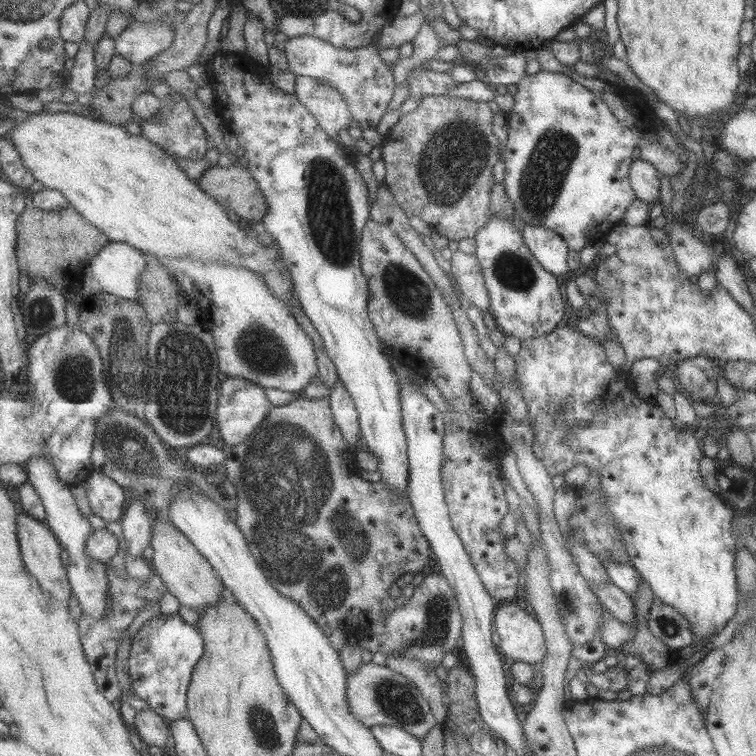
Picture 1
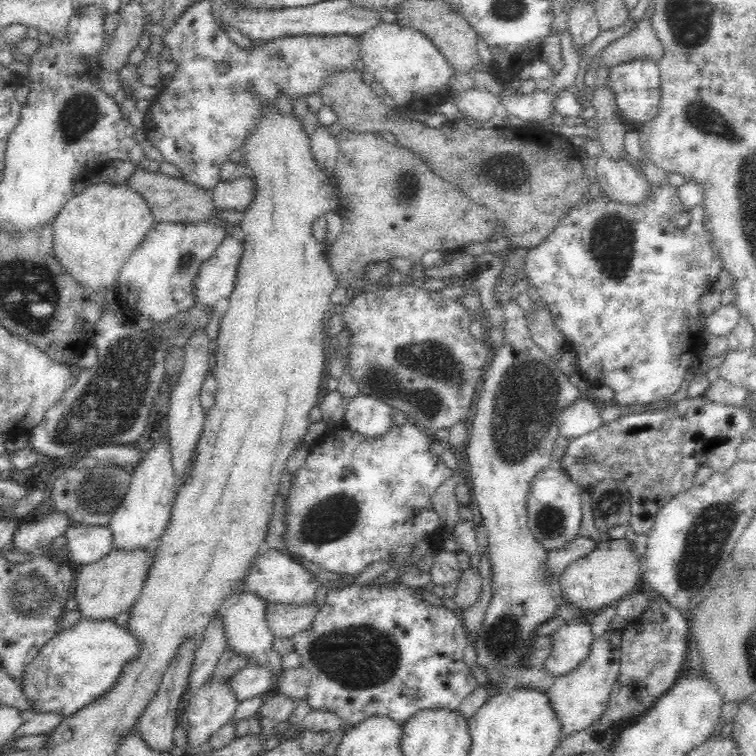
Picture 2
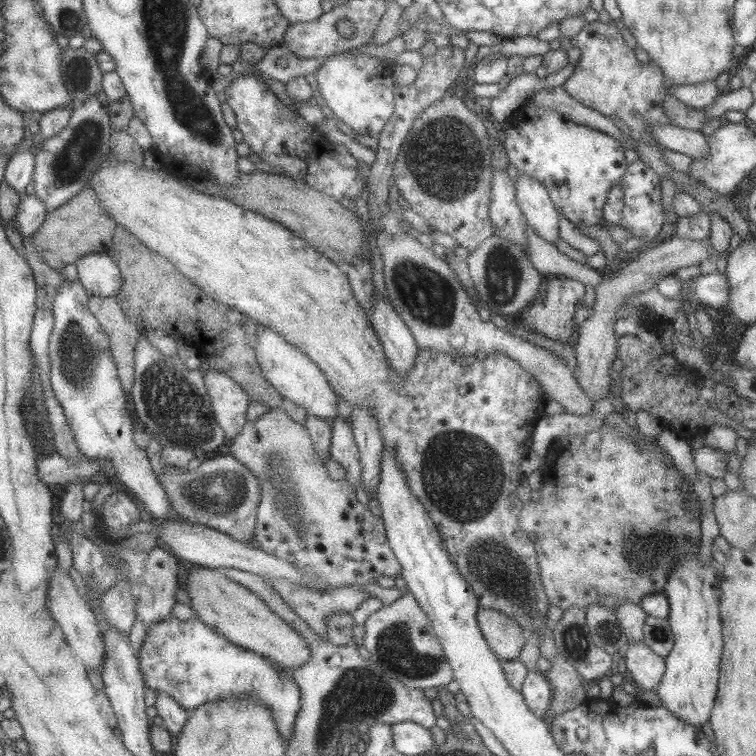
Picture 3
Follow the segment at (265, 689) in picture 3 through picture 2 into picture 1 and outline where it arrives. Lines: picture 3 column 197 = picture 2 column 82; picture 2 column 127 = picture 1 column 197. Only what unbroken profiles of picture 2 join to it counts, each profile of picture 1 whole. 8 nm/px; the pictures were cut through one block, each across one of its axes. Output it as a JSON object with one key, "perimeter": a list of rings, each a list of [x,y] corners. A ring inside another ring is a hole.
{"perimeter":[[[177,612],[173,615],[159,615],[150,619],[132,639],[130,675],[134,678],[136,696],[171,721],[187,719],[188,693],[193,674],[206,652],[205,637],[199,627],[185,622]]]}

